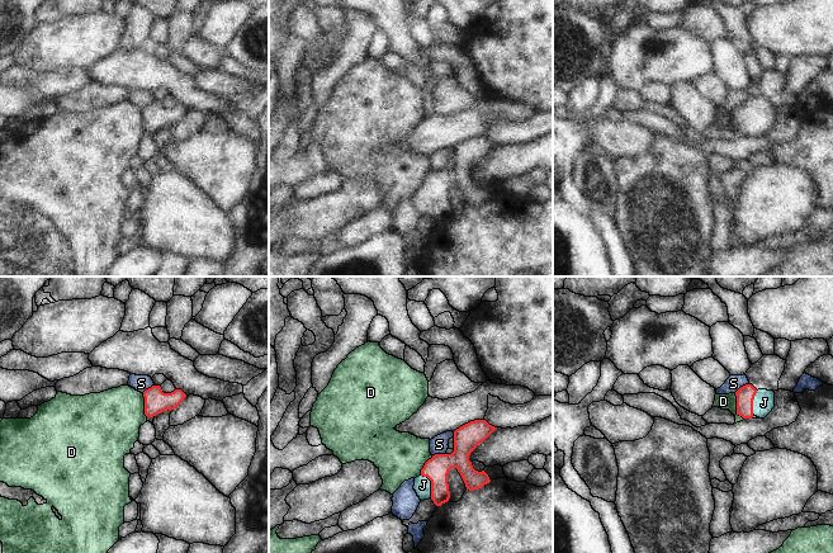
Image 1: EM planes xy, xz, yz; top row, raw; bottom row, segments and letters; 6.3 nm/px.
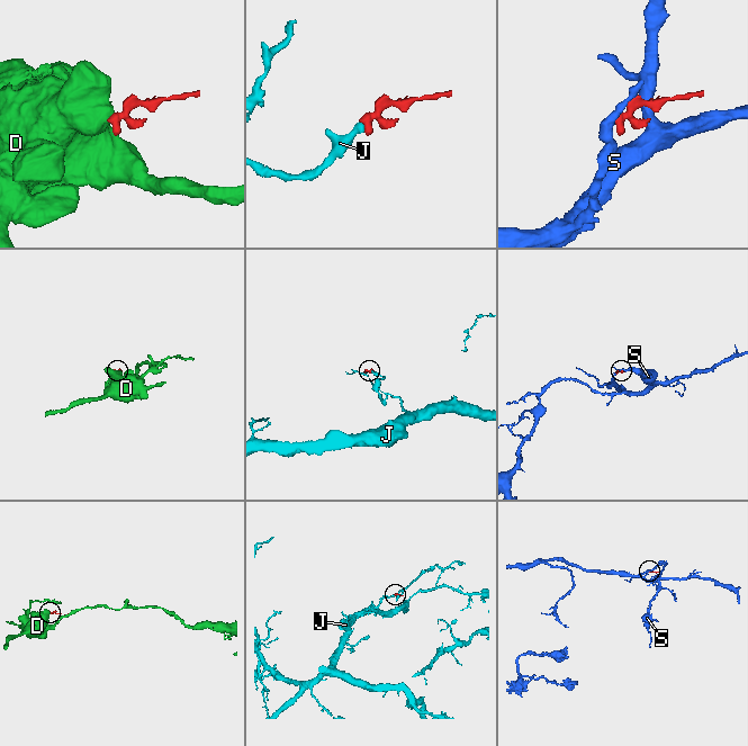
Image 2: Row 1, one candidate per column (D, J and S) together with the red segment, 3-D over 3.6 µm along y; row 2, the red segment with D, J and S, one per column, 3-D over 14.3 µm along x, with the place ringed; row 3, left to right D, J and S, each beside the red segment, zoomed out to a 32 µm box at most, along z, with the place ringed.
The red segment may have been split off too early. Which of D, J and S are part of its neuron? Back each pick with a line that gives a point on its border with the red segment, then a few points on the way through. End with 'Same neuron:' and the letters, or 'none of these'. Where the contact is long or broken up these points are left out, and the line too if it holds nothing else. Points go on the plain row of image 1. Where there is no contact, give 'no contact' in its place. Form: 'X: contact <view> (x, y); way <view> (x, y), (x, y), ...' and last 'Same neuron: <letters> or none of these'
J: contact xz (431, 201); way xz (436, 185), (431, 201), (422, 201)
Same neuron: J

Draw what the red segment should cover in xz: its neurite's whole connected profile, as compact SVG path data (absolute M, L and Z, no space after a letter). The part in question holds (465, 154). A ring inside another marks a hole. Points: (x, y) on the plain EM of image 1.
M486 136L470 137L454 147L454 167L451 170L435 170L429 175L421 190L415 194L413 205L421 217L431 214L441 222L450 214L448 190L451 184L460 189L467 205L474 207L489 199L488 190L473 184L470 169L483 159L497 143Z

